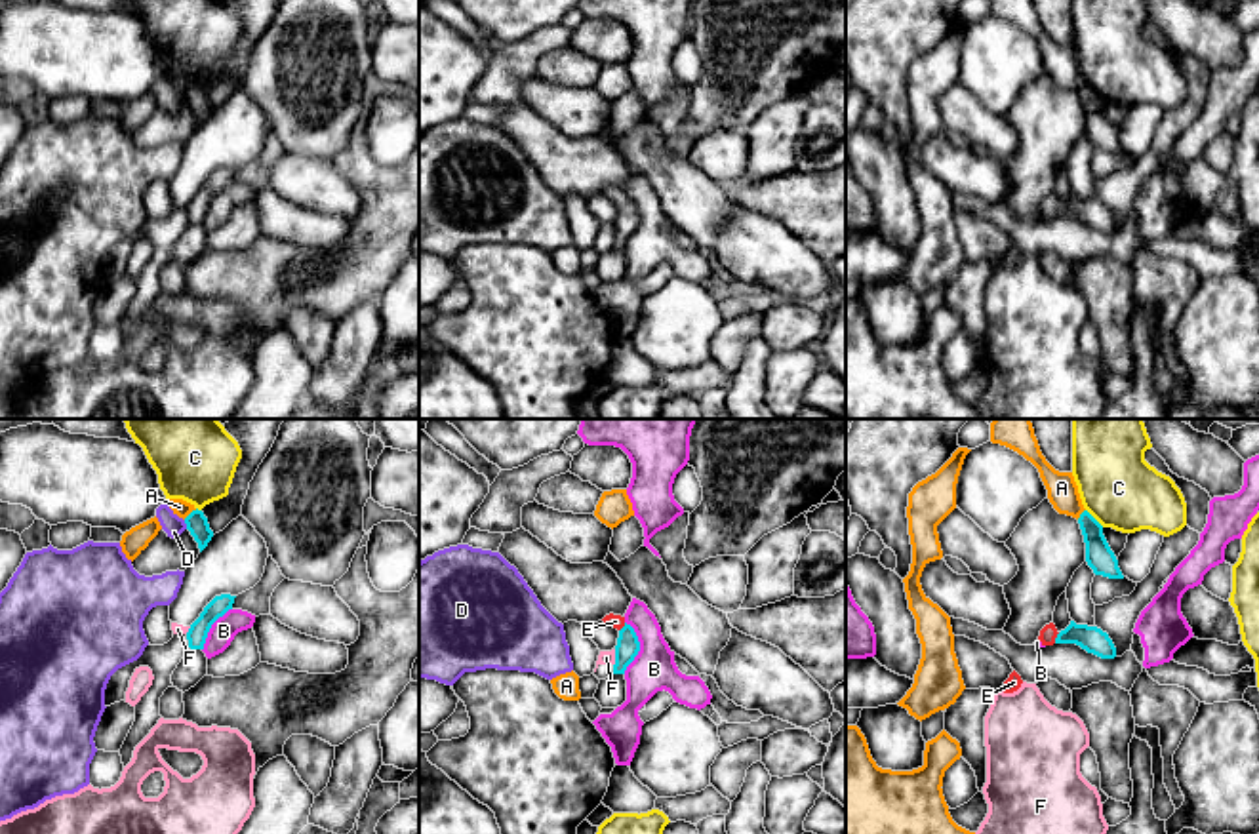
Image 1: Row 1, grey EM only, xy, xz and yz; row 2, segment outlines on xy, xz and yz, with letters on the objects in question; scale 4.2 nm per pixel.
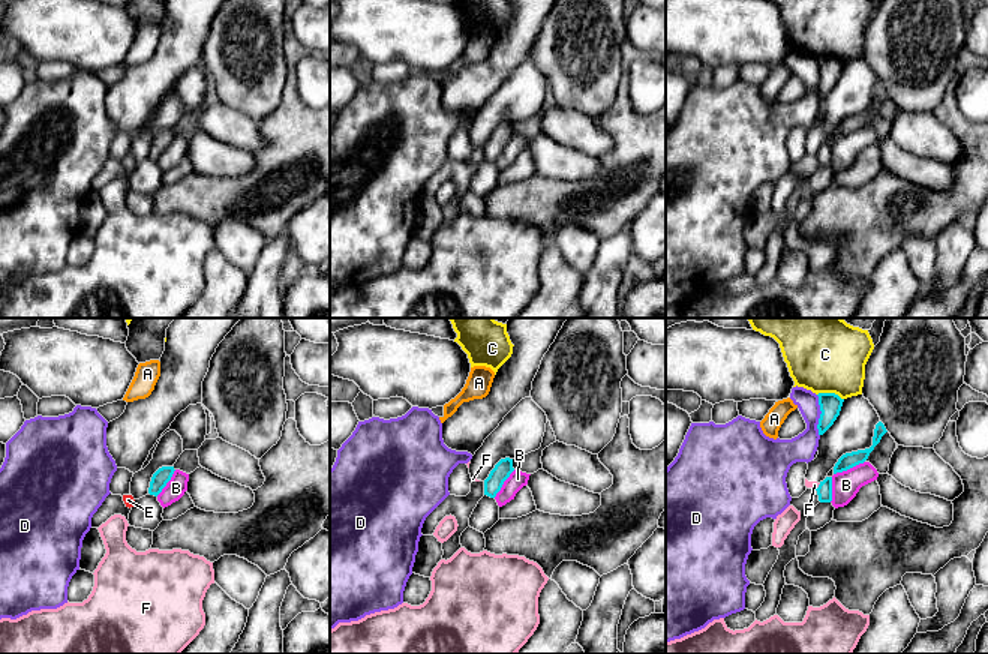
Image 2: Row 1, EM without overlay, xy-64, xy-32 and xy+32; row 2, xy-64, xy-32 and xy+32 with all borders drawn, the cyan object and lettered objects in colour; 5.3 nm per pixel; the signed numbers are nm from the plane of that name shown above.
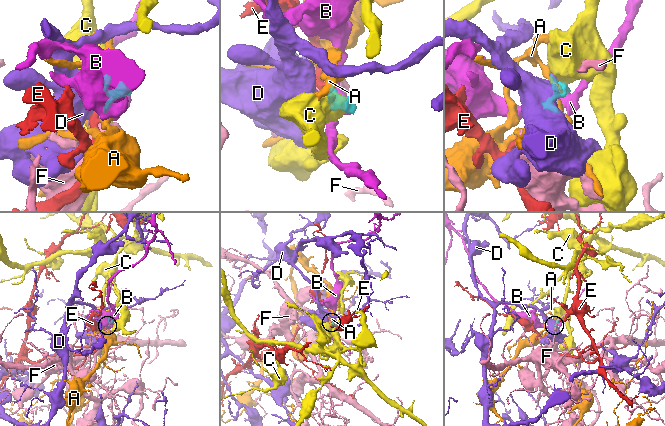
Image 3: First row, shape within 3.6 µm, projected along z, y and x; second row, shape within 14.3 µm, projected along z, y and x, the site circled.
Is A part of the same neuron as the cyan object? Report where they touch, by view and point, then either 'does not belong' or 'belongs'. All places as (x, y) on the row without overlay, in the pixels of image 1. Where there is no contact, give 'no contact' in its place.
meets cyan in xy at (191, 86); does not belong

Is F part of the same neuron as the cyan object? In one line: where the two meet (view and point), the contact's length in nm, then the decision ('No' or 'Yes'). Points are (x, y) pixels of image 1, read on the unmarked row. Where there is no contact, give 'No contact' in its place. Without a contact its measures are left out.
Touches cyan at xz (616, 231). Shared border 70 nm. No

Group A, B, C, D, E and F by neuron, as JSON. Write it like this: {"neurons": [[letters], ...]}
{"neurons": [["A"], ["B"], ["C"], ["D"], ["E"], ["F"]]}

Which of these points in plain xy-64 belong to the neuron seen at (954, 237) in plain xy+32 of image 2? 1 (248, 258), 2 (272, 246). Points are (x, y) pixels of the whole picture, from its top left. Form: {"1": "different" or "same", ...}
{"1": "different", "2": "same"}

